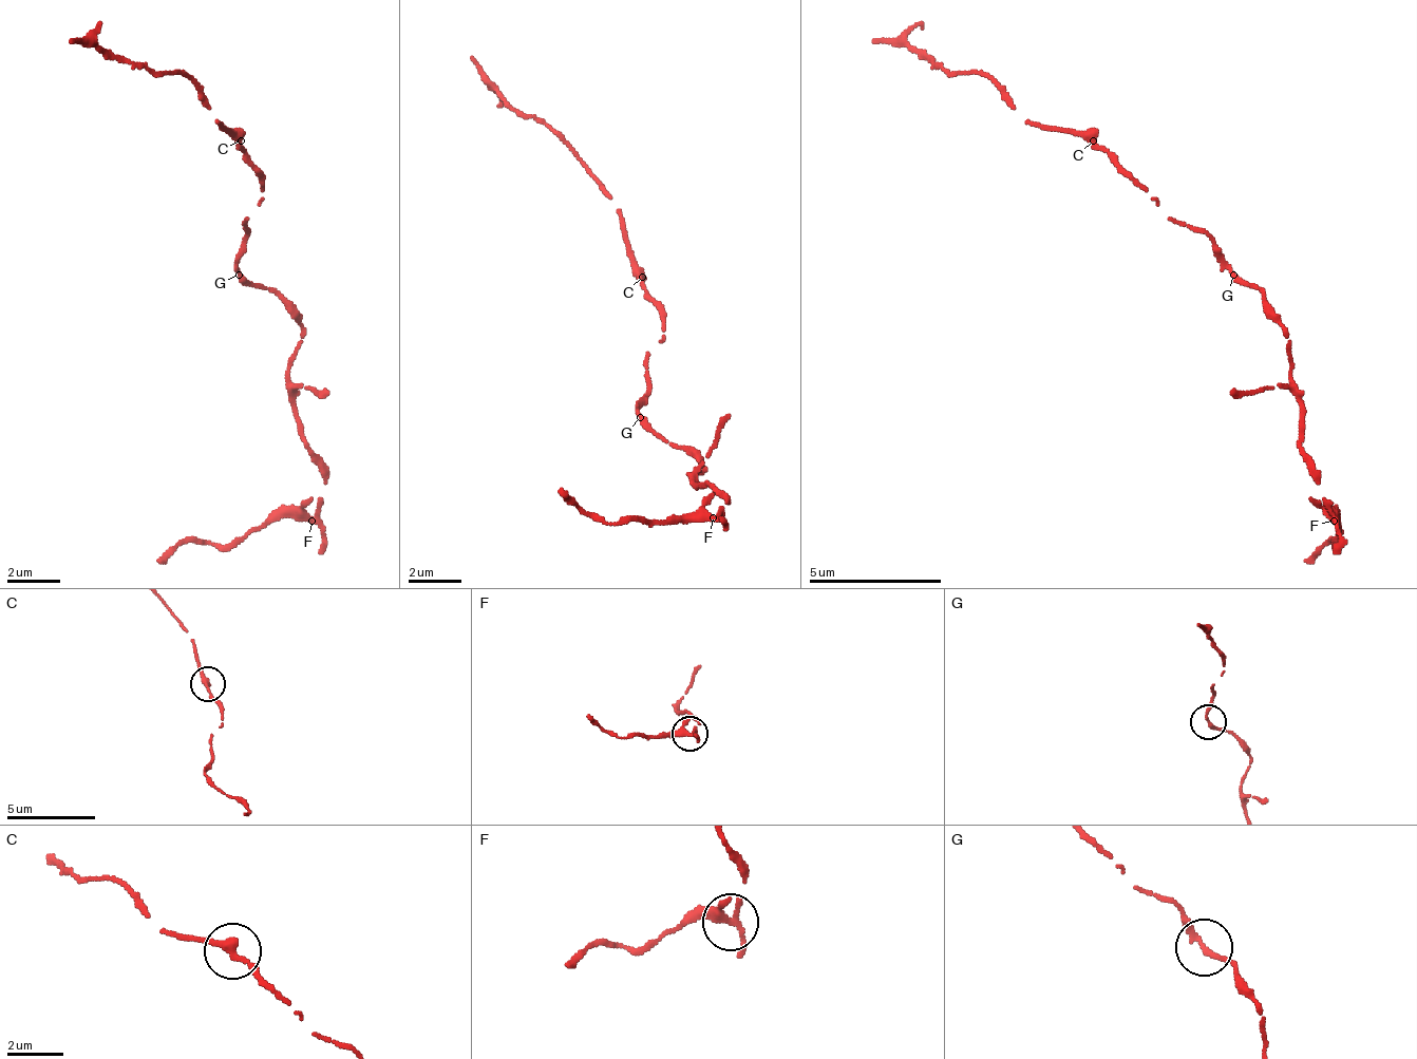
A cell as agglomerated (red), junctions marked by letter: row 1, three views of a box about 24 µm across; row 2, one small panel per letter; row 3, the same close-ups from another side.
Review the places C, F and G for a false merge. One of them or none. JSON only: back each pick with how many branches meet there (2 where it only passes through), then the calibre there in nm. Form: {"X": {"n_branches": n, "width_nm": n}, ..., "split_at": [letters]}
{"F": {"n_branches": 3, "width_nm": 280}, "split_at": ["F"]}

